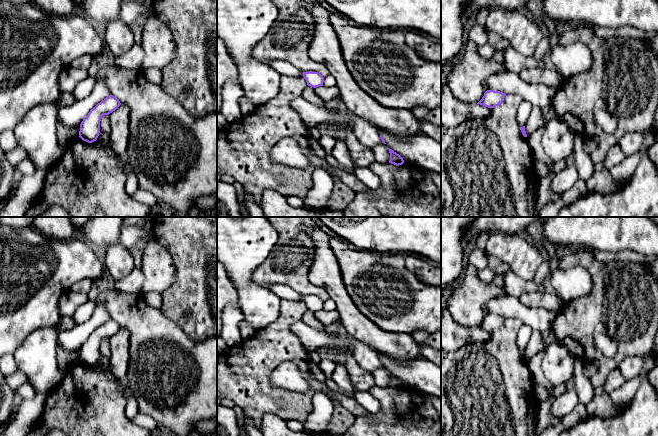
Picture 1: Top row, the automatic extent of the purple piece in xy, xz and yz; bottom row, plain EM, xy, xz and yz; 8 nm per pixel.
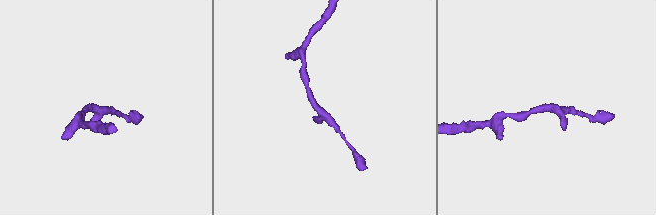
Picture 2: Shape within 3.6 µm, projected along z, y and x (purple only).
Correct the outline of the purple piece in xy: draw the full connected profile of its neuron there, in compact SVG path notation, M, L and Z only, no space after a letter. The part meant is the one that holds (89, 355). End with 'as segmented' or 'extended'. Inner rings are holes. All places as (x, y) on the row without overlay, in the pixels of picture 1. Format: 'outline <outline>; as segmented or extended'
outline M109 319L98 327L81 346L79 361L88 367L96 365L100 357L100 345L102 340L109 339L120 329L120 325L113 319Z; as segmented

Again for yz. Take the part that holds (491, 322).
outline M487 314L477 327L488 332L494 332L503 327L506 318L500 315Z; as segmented

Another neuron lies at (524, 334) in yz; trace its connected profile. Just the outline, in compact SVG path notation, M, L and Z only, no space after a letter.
M523 324L523 326L520 328L516 336L517 345L520 351L525 350L532 332L533 329L526 324Z

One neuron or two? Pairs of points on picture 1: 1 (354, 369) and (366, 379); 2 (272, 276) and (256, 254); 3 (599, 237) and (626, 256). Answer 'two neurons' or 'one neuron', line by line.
1: one neuron
2: two neurons
3: two neurons

